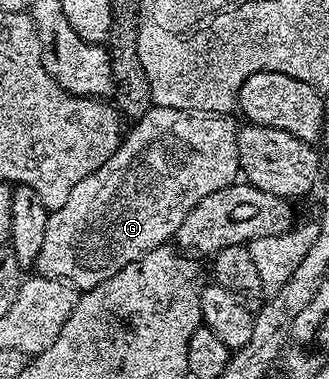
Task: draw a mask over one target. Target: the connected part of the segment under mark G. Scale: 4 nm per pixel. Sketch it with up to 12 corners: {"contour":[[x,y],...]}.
{"contour":[[154,105],[49,214],[83,293],[241,174],[238,123]]}

